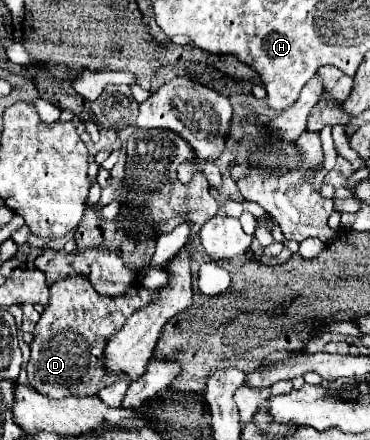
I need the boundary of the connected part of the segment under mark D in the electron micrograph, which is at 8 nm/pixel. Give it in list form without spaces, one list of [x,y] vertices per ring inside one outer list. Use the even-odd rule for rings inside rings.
[[[80,274],[54,282],[50,292],[50,304],[40,316],[34,330],[34,340],[30,344],[32,358],[26,366],[30,386],[48,398],[66,398],[94,396],[96,388],[110,386],[116,380],[126,380],[128,376],[124,372],[110,372],[104,366],[106,342],[136,310],[148,306],[160,292],[144,288],[136,282],[126,294],[110,298],[98,294],[92,282]]]

